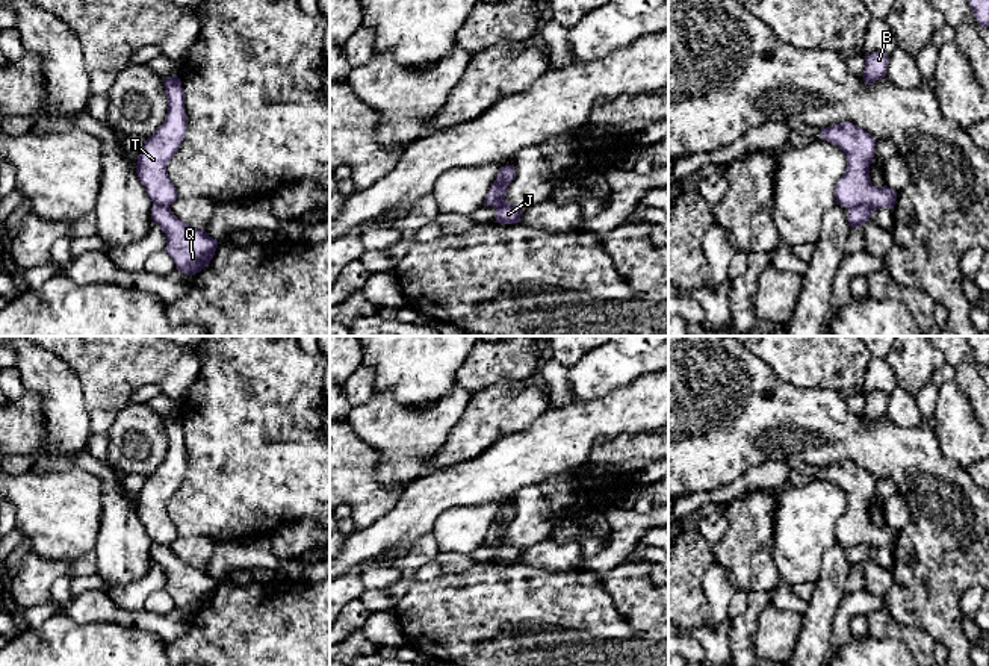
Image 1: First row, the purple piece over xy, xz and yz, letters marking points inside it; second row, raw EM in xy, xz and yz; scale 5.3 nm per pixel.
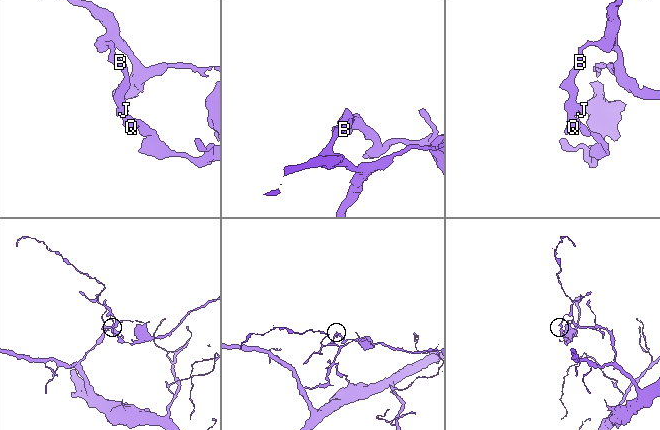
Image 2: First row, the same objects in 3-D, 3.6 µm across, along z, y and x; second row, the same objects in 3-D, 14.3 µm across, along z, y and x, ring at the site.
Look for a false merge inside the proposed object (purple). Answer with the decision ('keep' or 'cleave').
cleave

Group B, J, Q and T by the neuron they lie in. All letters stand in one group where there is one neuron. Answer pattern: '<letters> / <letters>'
B J T / Q

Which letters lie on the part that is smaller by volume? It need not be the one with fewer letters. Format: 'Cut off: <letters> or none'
Cut off: Q

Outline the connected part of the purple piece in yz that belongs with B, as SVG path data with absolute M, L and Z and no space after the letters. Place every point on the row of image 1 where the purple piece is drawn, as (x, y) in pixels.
M873 51L871 54L865 56L865 70L862 77L868 85L885 77L888 58L889 54L885 54L882 51Z

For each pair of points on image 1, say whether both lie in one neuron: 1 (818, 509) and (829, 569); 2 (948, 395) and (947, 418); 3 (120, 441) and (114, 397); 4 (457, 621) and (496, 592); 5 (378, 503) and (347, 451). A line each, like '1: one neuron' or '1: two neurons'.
1: two neurons
2: one neuron
3: two neurons
4: one neuron
5: one neuron

